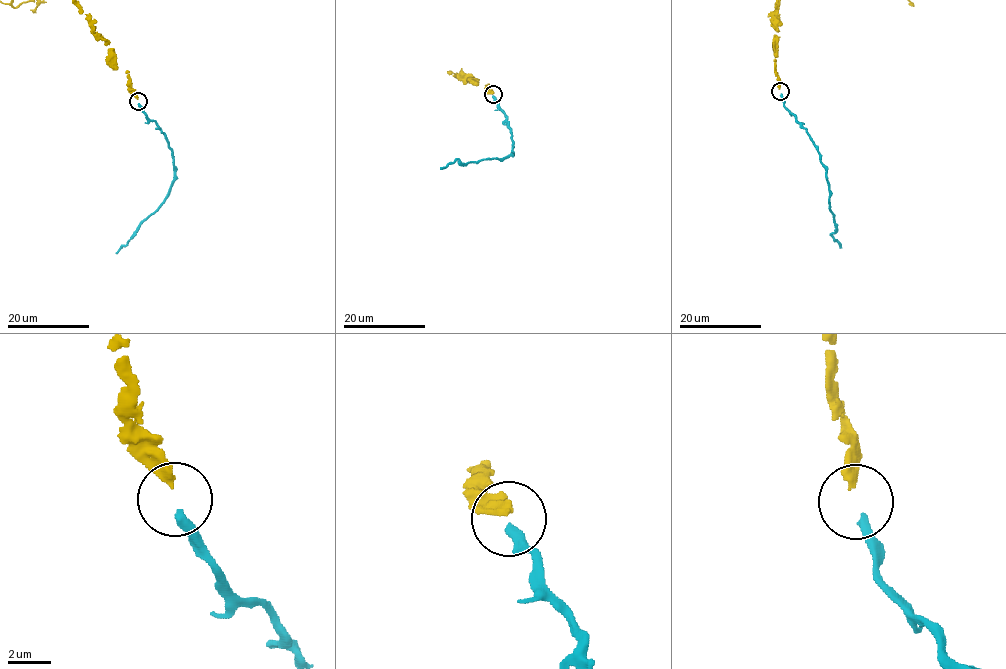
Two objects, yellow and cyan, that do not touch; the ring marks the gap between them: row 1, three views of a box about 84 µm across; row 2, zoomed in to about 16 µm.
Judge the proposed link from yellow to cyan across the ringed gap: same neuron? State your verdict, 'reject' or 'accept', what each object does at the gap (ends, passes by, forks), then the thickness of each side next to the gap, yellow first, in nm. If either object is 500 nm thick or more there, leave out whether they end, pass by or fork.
reject; yellow ends there; cyan ends there; 400 nm thick on the yellow side, 400 nm on the other

